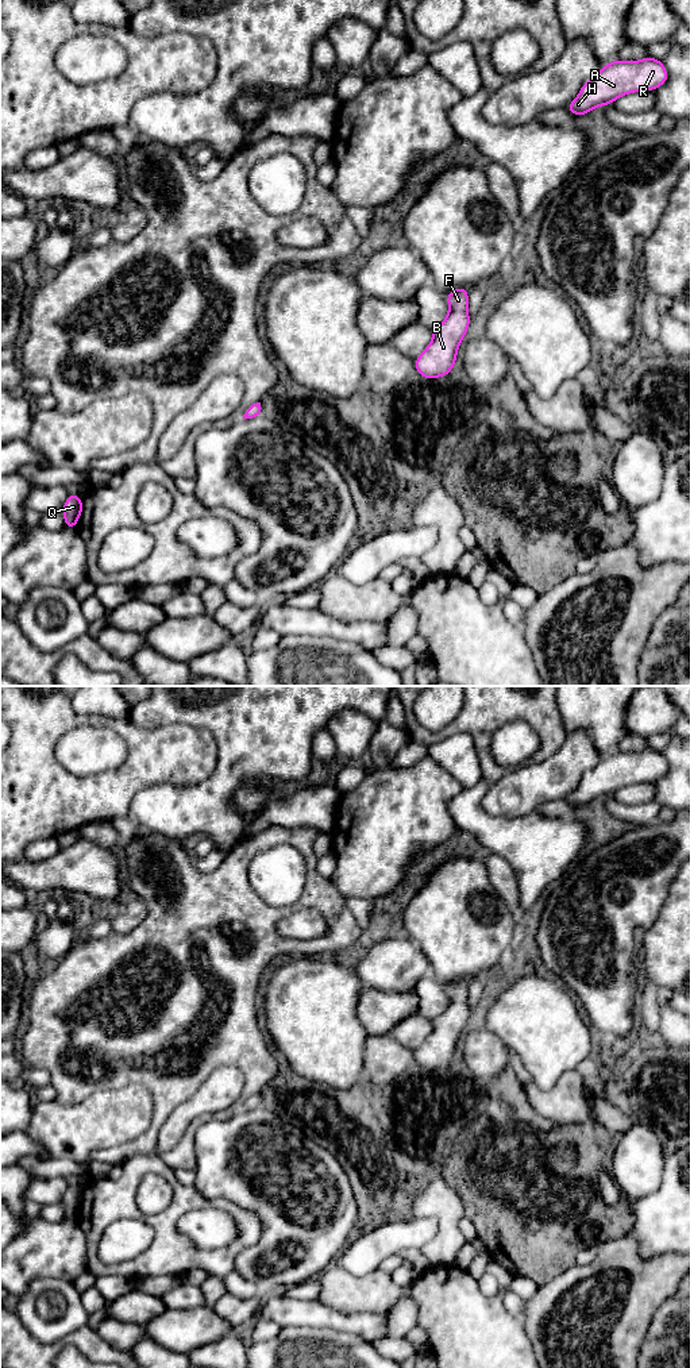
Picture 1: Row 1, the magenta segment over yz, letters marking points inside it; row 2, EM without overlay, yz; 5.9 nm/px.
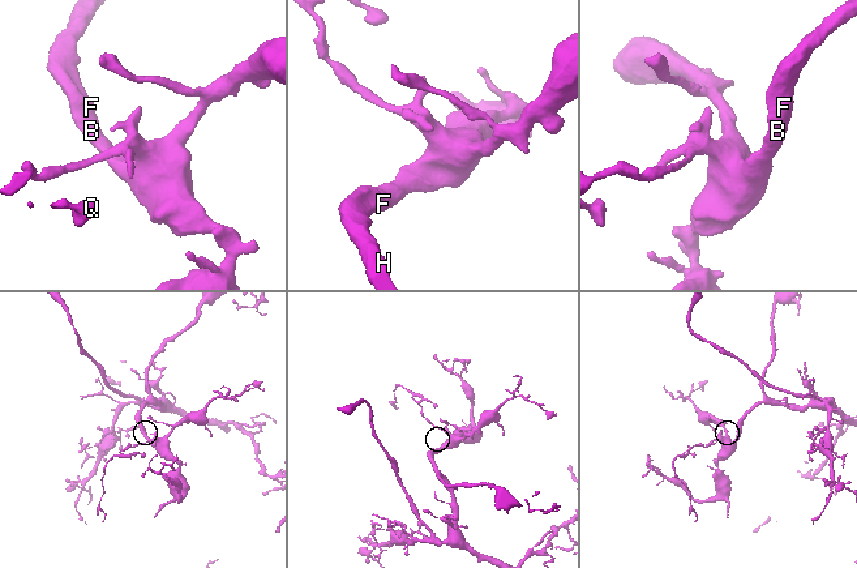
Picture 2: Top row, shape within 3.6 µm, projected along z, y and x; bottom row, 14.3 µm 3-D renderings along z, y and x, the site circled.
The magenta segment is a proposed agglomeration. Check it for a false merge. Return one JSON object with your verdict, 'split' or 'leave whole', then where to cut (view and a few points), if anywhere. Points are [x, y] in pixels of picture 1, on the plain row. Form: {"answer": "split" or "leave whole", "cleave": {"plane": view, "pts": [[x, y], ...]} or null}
{"answer": "leave whole", "cleave": null}

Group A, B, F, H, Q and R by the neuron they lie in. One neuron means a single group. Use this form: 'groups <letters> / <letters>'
groups A B F H Q R

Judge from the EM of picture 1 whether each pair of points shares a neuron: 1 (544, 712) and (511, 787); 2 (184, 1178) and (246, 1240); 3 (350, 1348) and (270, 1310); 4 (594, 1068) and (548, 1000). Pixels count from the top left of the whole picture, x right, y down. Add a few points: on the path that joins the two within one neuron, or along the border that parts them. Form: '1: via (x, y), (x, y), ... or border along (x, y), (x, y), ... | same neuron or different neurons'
1: border along (513, 770), (490, 785) | different neurons
2: border along (173, 1171), (180, 1182), (192, 1185) | different neurons
3: border along (281, 1328), (326, 1326), (335, 1330) | different neurons
4: border along (594, 1055), (584, 1059), (575, 1068) | different neurons

